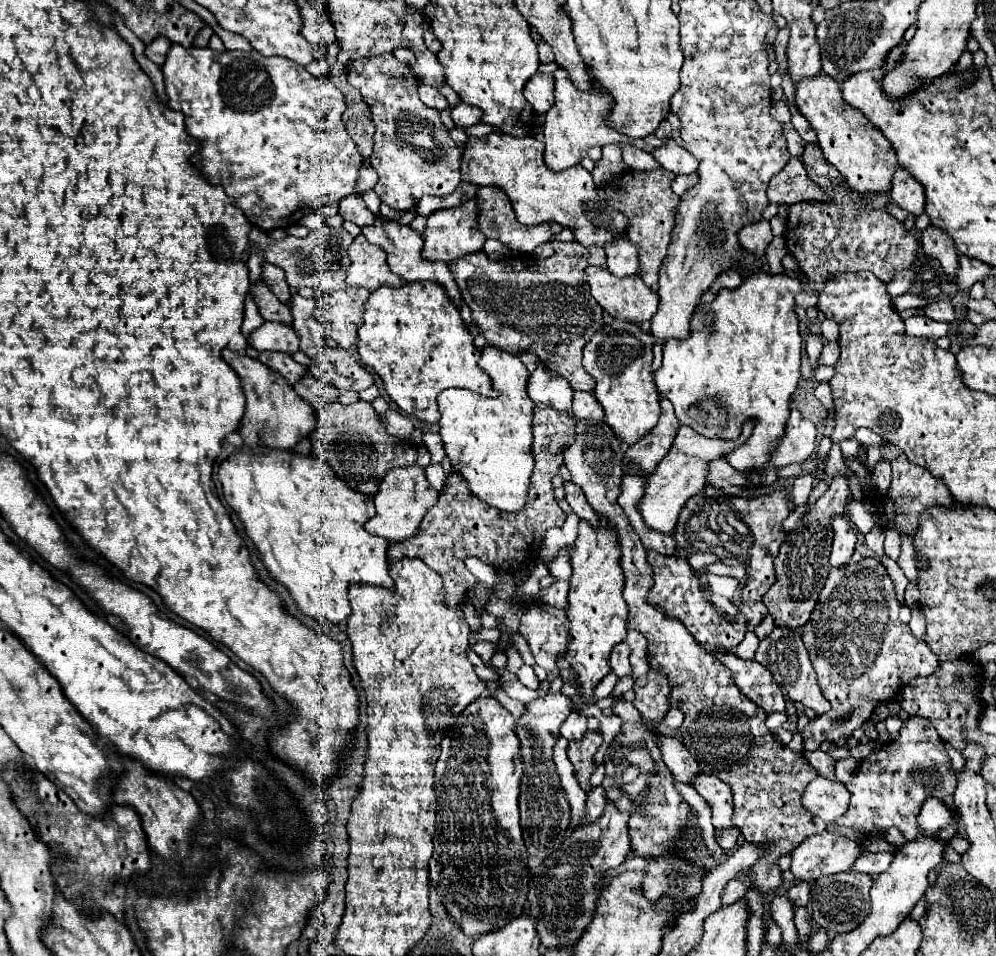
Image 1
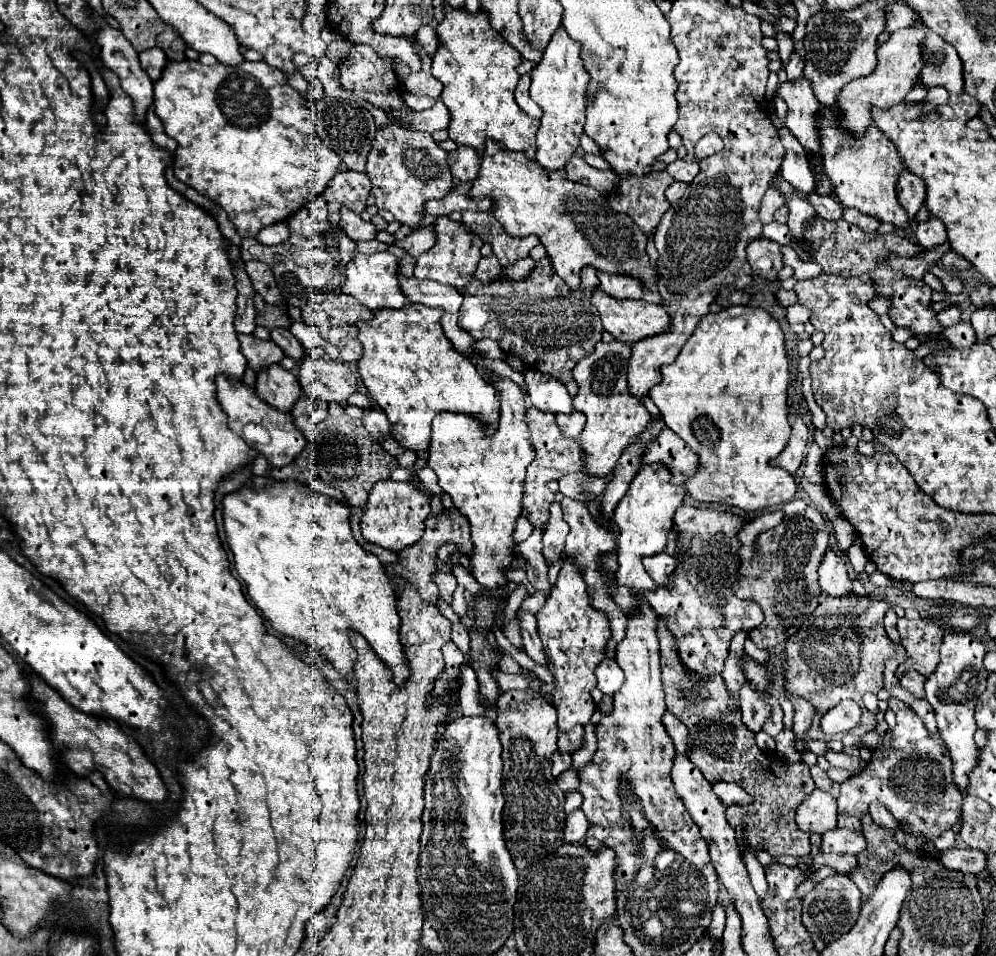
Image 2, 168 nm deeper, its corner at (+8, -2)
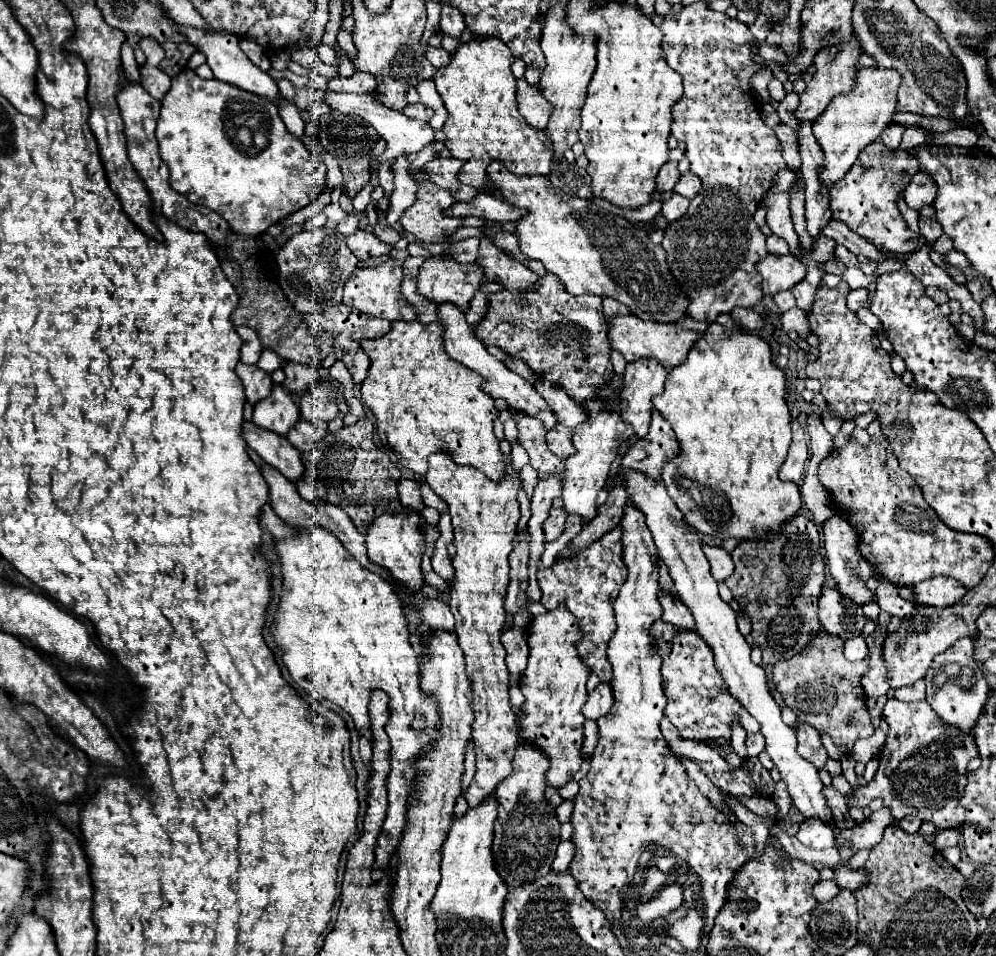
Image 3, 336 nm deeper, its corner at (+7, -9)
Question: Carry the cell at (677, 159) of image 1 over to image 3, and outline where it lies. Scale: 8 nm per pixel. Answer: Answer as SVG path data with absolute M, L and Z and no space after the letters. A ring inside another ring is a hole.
M689 171L689 173L683 173L673 191L679 193L679 195L683 195L683 197L687 197L687 199L693 199L693 197L697 197L697 193L701 191L701 181L699 181L699 177L693 175L691 171Z

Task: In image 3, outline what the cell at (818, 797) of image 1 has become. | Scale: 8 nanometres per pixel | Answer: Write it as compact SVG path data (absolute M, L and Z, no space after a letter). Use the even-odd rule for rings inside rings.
M807 819L799 825L797 839L811 849L825 849L835 845L835 829L817 819Z

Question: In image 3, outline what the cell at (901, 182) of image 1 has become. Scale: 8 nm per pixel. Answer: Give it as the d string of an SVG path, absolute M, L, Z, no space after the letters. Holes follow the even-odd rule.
M921 171L917 175L913 175L911 183L907 185L907 189L903 193L905 203L915 211L919 211L925 205L933 205L935 195L937 195L937 185L933 183L933 179L927 173L921 173Z

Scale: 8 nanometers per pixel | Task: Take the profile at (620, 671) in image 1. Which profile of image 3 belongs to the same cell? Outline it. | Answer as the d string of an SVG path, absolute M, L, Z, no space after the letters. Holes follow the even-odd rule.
M599 683L599 685L589 693L587 703L583 705L583 715L585 715L585 719L597 721L599 717L603 717L603 715L609 713L611 705L613 705L611 685L609 685L609 683Z

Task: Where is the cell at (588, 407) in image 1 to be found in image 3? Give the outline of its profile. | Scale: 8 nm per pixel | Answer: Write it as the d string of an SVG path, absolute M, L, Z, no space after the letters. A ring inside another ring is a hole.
M557 425L547 433L547 445L561 459L567 459L571 453L575 453L575 447L571 445L571 431L563 425Z

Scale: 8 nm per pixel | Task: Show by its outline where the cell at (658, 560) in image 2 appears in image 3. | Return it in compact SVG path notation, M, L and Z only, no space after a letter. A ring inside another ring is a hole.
M659 591L659 603L663 607L663 617L661 619L665 623L675 625L675 629L679 629L679 631L697 631L691 611L681 601L677 601L675 597L671 597L665 591Z

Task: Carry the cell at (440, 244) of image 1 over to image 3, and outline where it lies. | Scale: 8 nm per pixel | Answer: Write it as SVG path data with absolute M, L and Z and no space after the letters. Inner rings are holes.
M431 257L423 263L417 277L417 293L425 299L441 305L453 303L463 313L469 309L483 279L483 269L471 265L459 265L453 257Z

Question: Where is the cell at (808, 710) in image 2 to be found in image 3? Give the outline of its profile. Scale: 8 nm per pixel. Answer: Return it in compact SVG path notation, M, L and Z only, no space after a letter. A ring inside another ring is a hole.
M799 723L797 727L797 751L803 759L807 759L809 763L813 763L817 769L823 769L825 767L825 761L829 759L823 743L821 743L821 737L819 737L819 731L813 729L811 725L807 723Z

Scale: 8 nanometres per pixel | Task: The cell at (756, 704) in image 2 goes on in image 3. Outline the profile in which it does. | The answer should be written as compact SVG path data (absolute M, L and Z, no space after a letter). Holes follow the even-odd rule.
M751 733L747 735L747 751L749 751L749 757L757 757L761 751L763 751L763 735L761 733Z

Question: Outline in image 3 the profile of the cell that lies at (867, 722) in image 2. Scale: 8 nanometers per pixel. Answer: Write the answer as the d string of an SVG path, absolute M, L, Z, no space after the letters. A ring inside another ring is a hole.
M817 633L809 645L789 661L779 661L773 667L773 685L781 693L785 705L797 715L799 723L807 723L835 741L839 751L849 753L855 739L871 737L873 723L865 707L865 693L861 677L867 671L867 659L851 663L843 655L843 641L839 637Z

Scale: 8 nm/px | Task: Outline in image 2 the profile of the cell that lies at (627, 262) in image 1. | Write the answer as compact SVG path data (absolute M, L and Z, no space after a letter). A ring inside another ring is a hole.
M598 274L600 288L614 298L642 298L660 304L660 294L652 290L642 290L642 282L638 278L630 278L628 274Z

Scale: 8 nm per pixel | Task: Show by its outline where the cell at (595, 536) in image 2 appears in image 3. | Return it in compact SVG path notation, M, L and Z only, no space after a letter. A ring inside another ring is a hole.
M613 529L611 533L603 535L599 541L591 543L585 551L577 553L573 559L555 561L549 569L537 571L537 583L541 589L541 605L551 611L559 605L565 605L577 619L579 631L583 639L579 639L579 657L581 661L599 677L599 681L611 679L611 665L607 661L607 643L615 633L615 617L613 617L613 603L623 585L623 573L627 571L623 563L623 543L621 543L623 529Z

